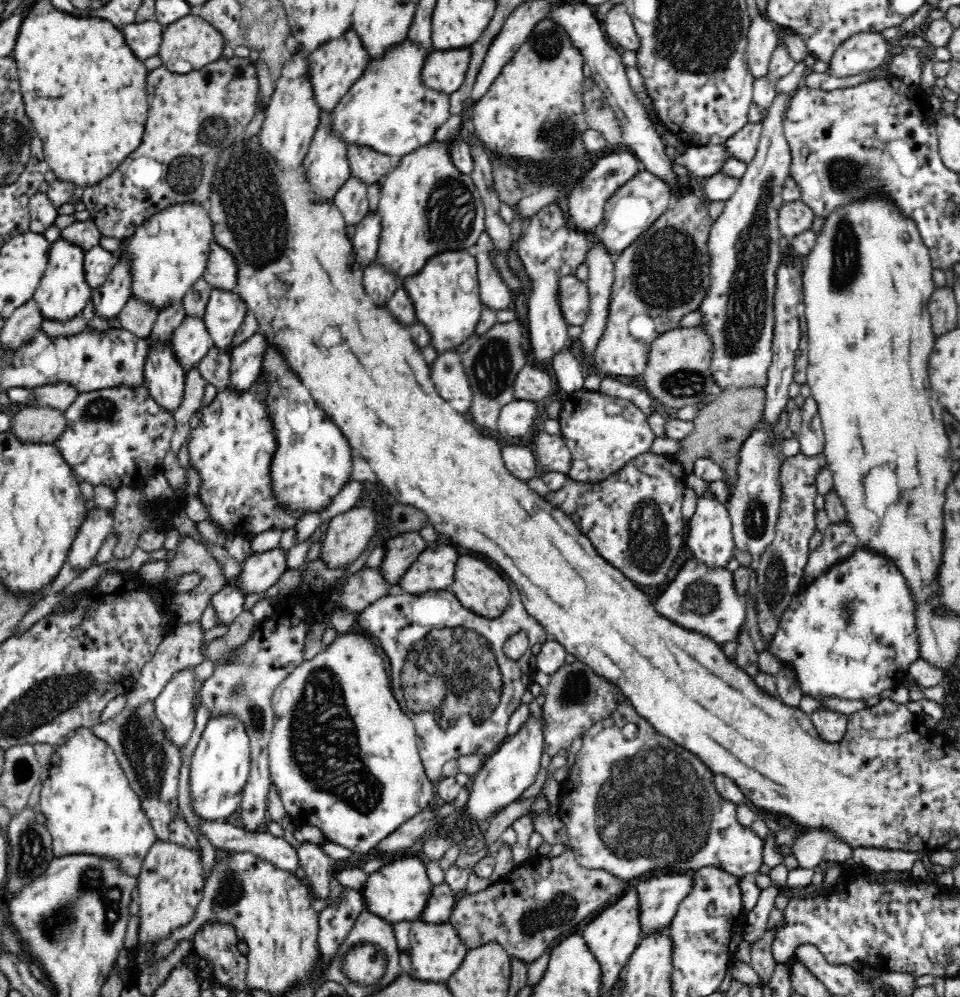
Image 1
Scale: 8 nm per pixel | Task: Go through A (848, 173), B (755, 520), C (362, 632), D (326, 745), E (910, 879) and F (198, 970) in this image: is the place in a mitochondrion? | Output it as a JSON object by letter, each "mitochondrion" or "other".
{"A":"mitochondrion","B":"mitochondrion","C":"other","D":"mitochondrion","E":"other","F":"other"}

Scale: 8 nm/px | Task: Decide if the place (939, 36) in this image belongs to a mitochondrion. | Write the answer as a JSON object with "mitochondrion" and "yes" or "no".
{"mitochondrion":"no"}

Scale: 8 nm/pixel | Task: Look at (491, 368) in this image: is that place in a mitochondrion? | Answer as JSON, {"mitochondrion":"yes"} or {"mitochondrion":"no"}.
{"mitochondrion":"yes"}

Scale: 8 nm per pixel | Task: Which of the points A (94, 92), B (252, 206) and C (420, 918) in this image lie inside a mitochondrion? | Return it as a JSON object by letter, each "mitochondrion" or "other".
{"A":"other","B":"mitochondrion","C":"other"}

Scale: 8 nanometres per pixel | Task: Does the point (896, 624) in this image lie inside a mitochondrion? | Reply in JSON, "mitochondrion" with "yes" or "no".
{"mitochondrion":"no"}

